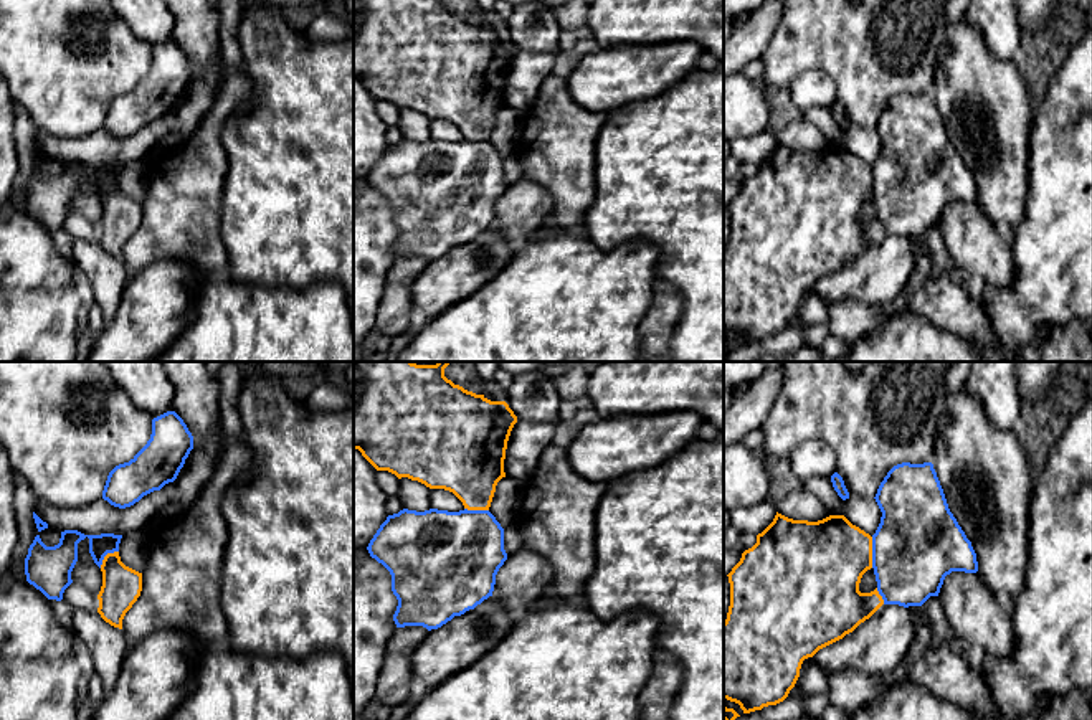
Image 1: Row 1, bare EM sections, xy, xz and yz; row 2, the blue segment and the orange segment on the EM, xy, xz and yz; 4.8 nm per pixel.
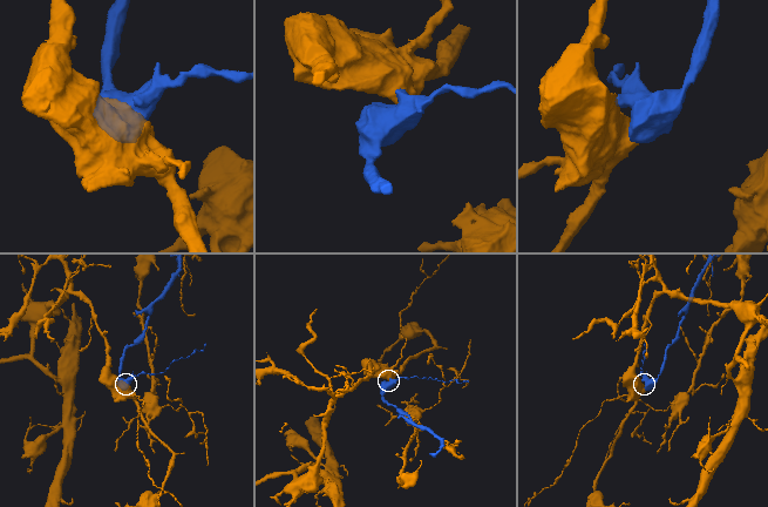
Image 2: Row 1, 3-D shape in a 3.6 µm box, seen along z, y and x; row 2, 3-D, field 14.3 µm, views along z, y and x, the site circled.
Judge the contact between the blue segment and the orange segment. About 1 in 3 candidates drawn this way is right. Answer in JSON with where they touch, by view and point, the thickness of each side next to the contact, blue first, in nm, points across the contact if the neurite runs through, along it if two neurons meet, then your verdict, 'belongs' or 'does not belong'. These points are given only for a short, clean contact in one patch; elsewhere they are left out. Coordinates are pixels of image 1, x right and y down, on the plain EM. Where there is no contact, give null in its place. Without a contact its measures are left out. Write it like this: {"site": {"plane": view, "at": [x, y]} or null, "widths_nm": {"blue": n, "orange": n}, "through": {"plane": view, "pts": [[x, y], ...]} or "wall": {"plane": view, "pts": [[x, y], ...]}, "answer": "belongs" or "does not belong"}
{"site": {"plane": "yz", "at": [873, 182]}, "widths_nm": {"blue": 420, "orange": 400}, "wall": {"plane": "yz", "pts": [[871, 167], [873, 197]]}, "answer": "does not belong"}

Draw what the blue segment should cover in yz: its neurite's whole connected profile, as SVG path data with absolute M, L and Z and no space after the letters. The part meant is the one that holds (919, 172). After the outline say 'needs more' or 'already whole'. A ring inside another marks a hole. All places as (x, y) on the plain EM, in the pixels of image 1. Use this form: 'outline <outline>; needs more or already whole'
outline M932 92L894 96L874 129L882 147L872 165L872 198L884 234L922 236L952 201L978 201Z; already whole

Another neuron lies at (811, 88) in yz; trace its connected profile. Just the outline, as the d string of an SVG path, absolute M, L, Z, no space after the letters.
M816 68L798 74L788 91L801 114L811 107L831 107L836 102L834 79Z

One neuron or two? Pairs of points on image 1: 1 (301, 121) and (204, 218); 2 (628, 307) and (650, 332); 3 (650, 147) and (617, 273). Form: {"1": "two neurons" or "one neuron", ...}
{"1": "two neurons", "2": "two neurons", "3": "two neurons"}

